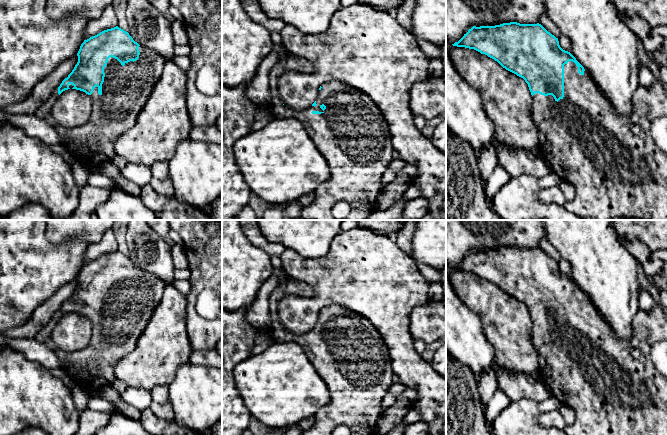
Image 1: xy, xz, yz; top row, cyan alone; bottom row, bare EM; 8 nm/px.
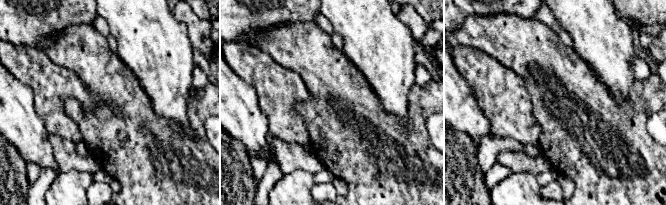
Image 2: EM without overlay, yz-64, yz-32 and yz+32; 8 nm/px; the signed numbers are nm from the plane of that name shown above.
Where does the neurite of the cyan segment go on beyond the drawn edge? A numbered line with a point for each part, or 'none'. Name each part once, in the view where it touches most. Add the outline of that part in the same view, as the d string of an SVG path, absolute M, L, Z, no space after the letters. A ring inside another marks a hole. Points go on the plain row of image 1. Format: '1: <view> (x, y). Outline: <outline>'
1: xy (125, 314). Outline: M140 269L138 273L139 282L134 286L125 287L124 290L113 281L108 283L104 292L105 301L102 308L102 318L98 318L98 311L96 310L90 319L93 324L92 336L85 348L67 353L52 345L51 334L59 320L58 312L54 313L51 320L35 336L36 341L54 348L62 369L71 376L76 384L93 388L95 391L110 386L116 379L114 370L117 362L135 348L138 338L161 302L166 287L165 282L144 270Z

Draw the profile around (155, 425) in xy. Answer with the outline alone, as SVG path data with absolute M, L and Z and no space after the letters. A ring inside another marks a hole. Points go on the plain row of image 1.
M150 408L141 411L140 422L152 435L203 435L181 426L174 419L166 420L156 416Z

